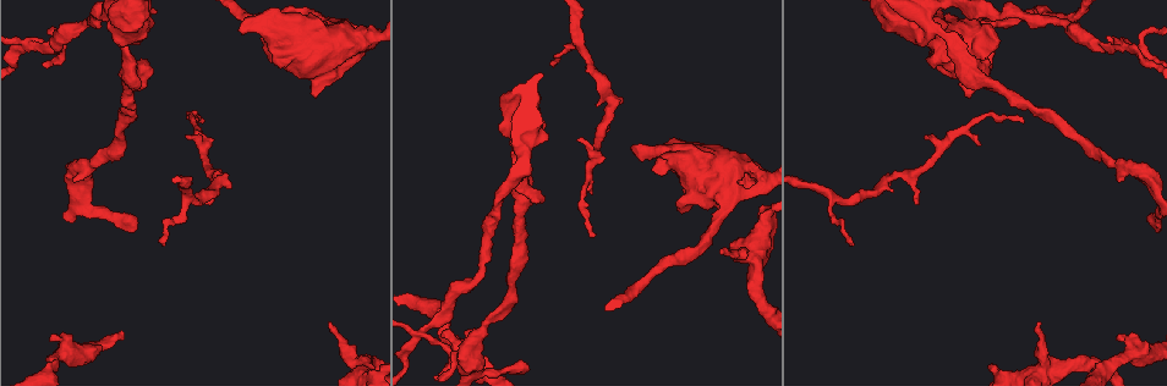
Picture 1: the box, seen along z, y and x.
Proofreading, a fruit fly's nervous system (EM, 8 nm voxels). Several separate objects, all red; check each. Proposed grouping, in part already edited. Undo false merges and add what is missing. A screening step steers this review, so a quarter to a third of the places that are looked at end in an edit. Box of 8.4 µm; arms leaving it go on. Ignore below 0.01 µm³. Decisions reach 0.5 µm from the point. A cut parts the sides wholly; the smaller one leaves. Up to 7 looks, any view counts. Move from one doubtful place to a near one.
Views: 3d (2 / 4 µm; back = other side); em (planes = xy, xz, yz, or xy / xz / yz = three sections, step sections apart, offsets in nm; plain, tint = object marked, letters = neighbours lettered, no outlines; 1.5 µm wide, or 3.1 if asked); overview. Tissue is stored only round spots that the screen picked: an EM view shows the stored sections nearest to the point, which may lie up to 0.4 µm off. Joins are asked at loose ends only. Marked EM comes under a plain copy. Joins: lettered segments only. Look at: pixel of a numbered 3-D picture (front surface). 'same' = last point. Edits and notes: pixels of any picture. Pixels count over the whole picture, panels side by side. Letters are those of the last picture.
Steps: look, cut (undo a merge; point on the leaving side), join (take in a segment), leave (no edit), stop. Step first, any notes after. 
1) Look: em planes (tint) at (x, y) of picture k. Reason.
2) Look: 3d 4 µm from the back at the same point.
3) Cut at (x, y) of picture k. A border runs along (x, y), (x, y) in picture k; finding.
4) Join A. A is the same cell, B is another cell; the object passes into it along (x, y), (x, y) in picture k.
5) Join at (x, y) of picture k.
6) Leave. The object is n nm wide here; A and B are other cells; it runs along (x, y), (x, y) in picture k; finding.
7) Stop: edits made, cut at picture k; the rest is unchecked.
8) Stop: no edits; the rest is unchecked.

Look: 3d 4 µm at (852, 246) of picture 1. Tapers out.

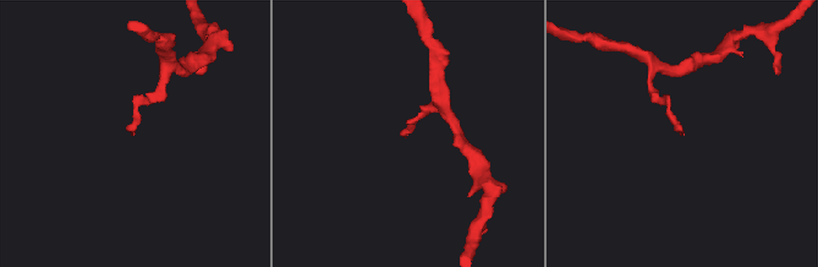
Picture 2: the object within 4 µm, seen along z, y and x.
Look: em planes (letters) at (682, 134) of picture 2. Need the tissue.

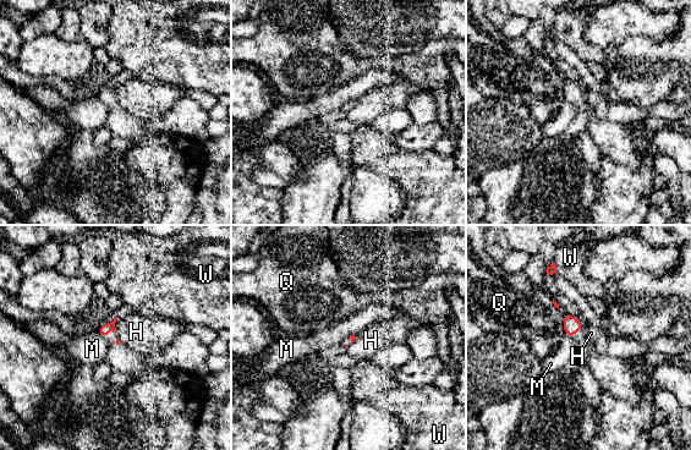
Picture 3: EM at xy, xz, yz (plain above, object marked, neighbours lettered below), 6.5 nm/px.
Leave. H, M, Q and W are other cells; a border runs along (118, 317), (114, 331) in picture 3; none of them fits.

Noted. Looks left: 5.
Look: em planes (letters) at (423, 331) of picture 1. Abrupt turn.

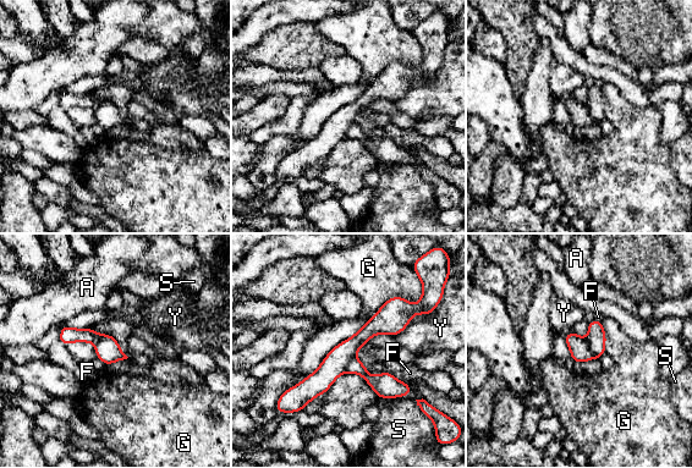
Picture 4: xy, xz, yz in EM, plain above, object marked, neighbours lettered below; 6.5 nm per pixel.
Cut at (596, 337) of picture 4. A, F, G, S and Y are other cells; a border runs along (587, 339), (589, 348), (598, 357) in picture 4; two neurons meet here.

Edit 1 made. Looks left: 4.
Look: overview.

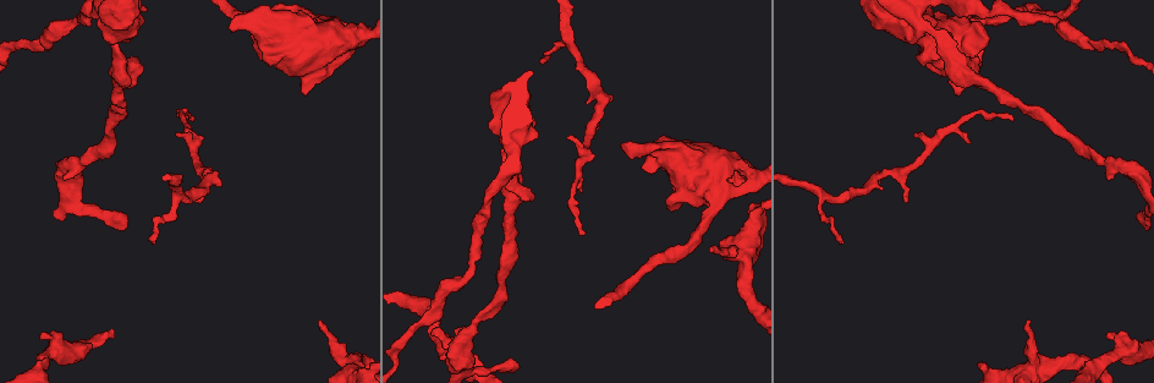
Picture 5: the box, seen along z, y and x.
Look: em xz step 4 (letters) at (1029, 321) of picture 5. Free end.

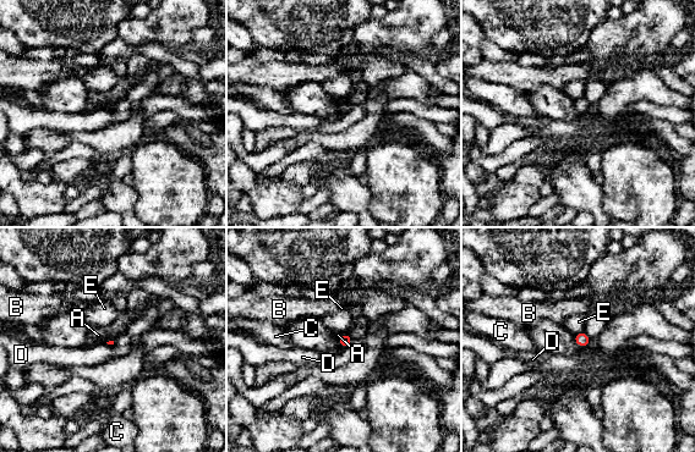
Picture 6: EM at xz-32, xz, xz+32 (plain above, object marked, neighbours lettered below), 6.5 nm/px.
Look: em planes (letters) at the same point.

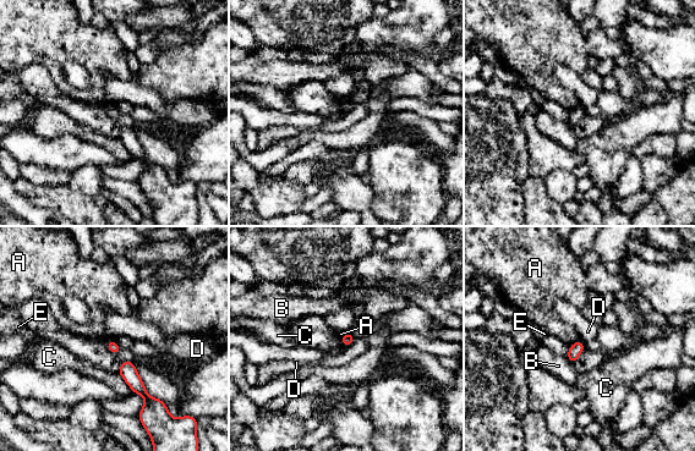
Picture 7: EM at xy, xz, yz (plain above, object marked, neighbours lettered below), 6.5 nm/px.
Leave. A, B, C, D and E are other cells; a border runs along (115, 339), (105, 342) in picture 7; none of them fits.

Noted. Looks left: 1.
Stop: edits made, cut at picture 4; the rest is unchecked.

